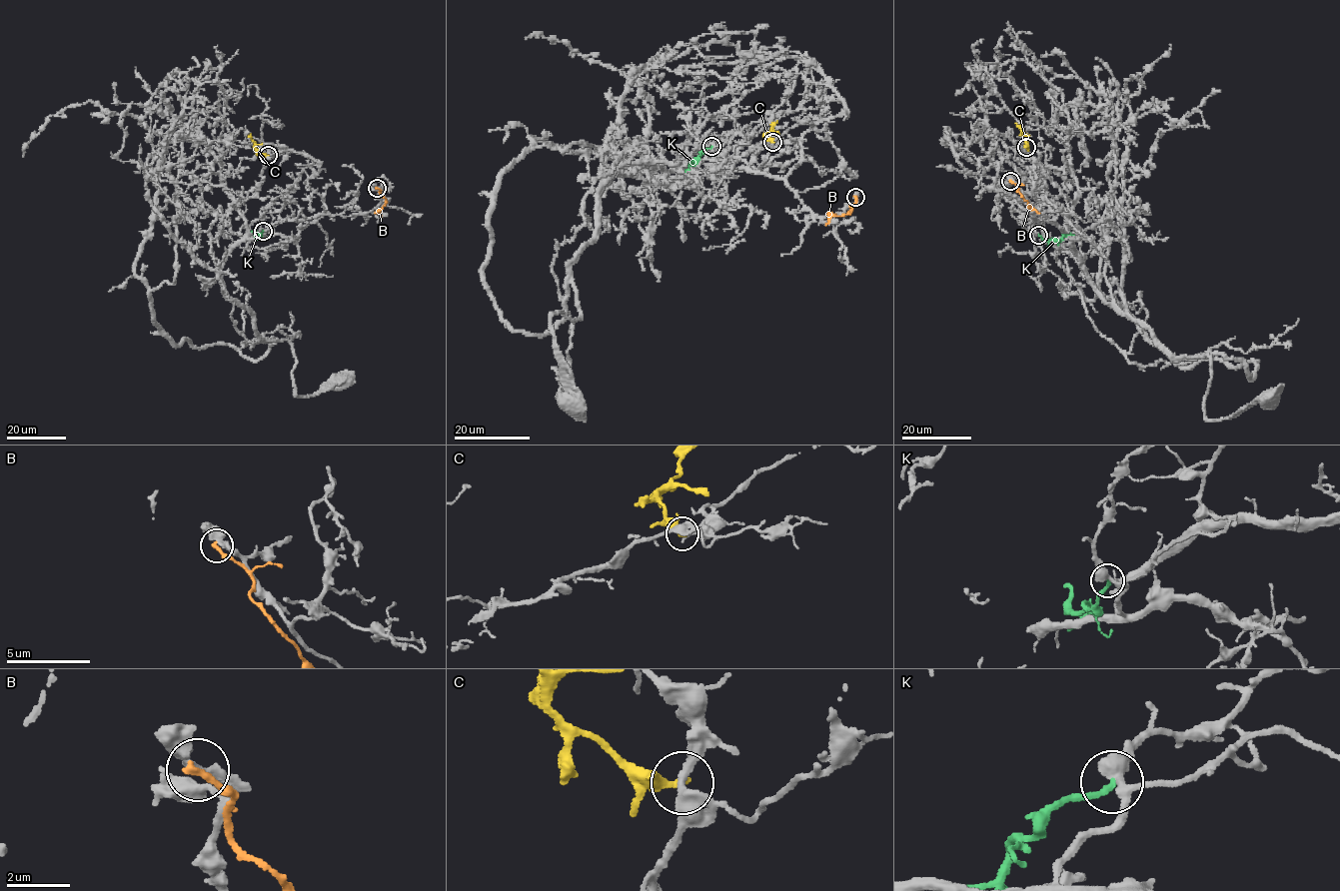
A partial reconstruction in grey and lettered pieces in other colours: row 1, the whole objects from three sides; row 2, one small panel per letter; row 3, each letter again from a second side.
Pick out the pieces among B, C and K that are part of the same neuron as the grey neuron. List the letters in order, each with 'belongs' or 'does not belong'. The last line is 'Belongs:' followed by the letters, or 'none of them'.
B: does not belong
C: does not belong
K: does not belong
Belongs: none of them

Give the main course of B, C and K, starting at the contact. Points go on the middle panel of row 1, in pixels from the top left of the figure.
B: (855, 197), (850, 212), (833, 216), (825, 225)
C: (772, 142), (767, 133), (777, 121)
K: (712, 146), (684, 171)

